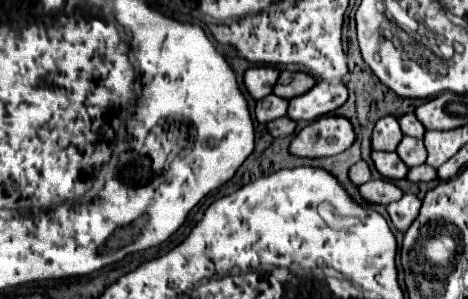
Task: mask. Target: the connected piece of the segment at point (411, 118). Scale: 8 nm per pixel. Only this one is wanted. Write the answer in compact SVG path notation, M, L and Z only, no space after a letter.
M405 114L399 118L399 126L401 126L401 132L405 136L413 136L413 138L421 138L425 134L425 128L423 124L417 120L415 114Z

